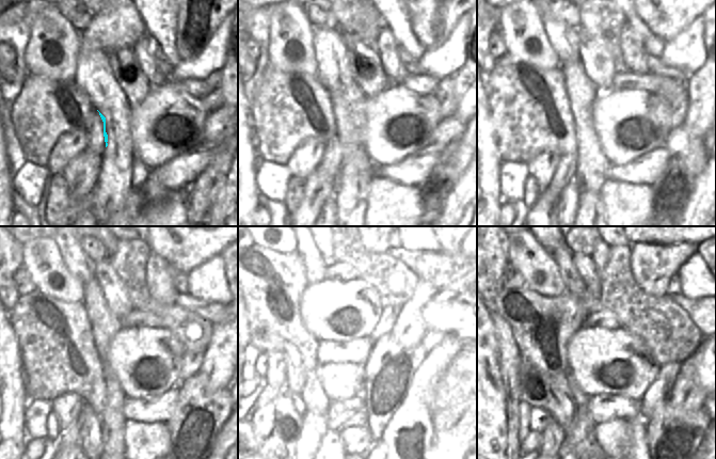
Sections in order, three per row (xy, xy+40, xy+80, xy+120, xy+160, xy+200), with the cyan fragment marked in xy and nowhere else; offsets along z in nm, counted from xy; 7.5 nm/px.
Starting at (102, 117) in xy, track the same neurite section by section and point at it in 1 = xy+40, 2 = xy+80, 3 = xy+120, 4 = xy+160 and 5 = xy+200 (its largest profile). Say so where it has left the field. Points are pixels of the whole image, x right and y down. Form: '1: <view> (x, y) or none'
1: xy+40 (338, 98)
2: xy+80 (582, 92)
3: xy+120 (105, 325)
4: xy+160 (344, 313)
5: xy+200 (561, 254)

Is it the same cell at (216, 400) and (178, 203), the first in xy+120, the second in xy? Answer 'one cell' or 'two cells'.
two cells

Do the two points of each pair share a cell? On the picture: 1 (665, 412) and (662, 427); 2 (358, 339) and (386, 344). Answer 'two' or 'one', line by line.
1: one
2: one

